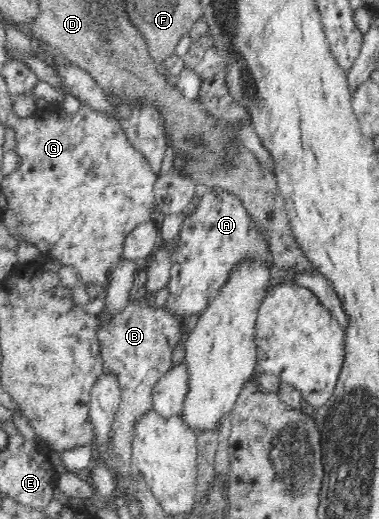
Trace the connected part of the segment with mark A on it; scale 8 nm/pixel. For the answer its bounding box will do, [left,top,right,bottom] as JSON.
[165,189,274,322]

